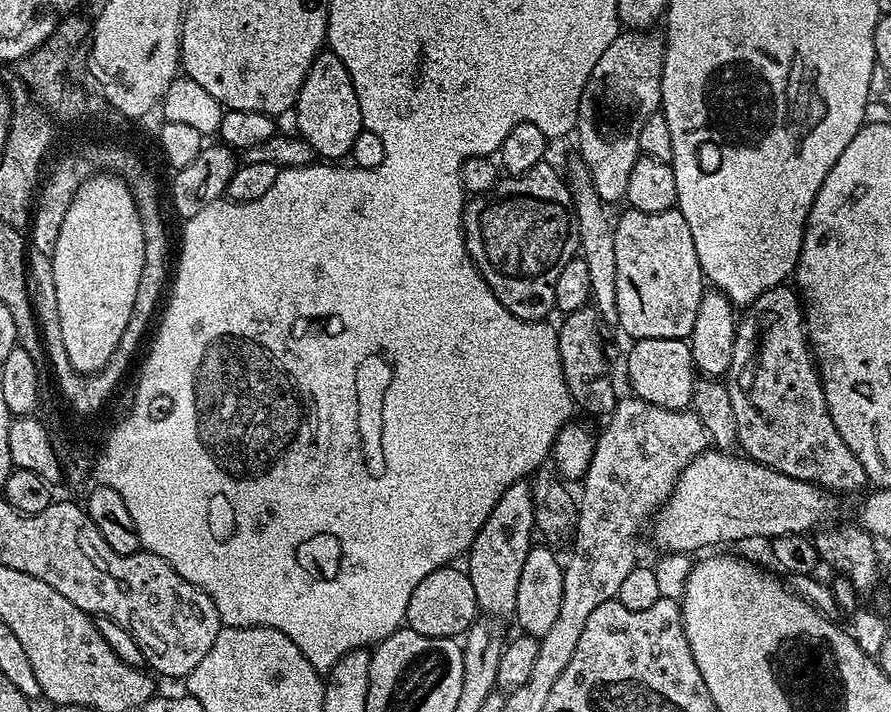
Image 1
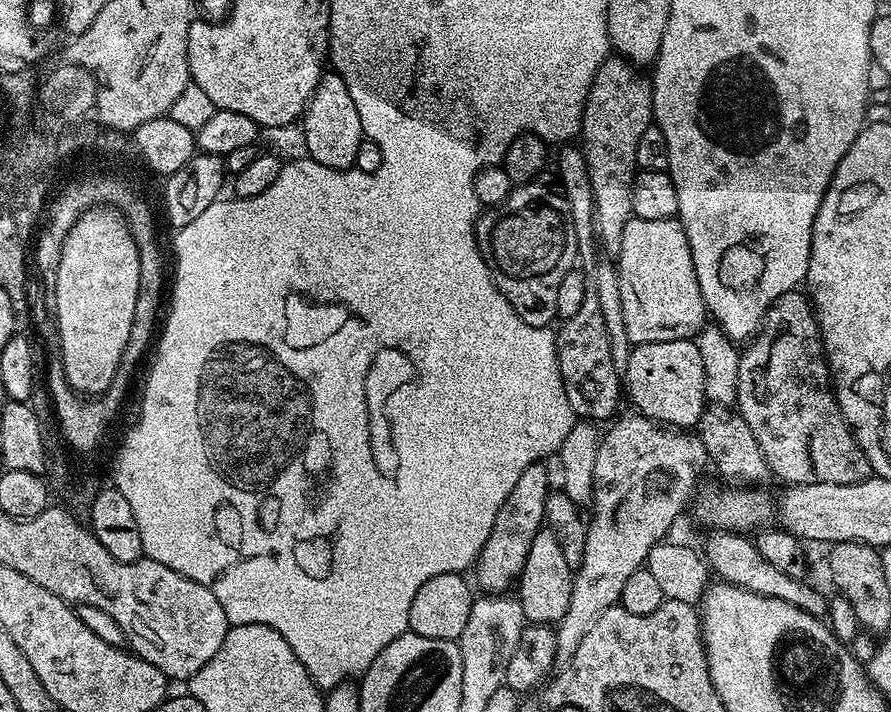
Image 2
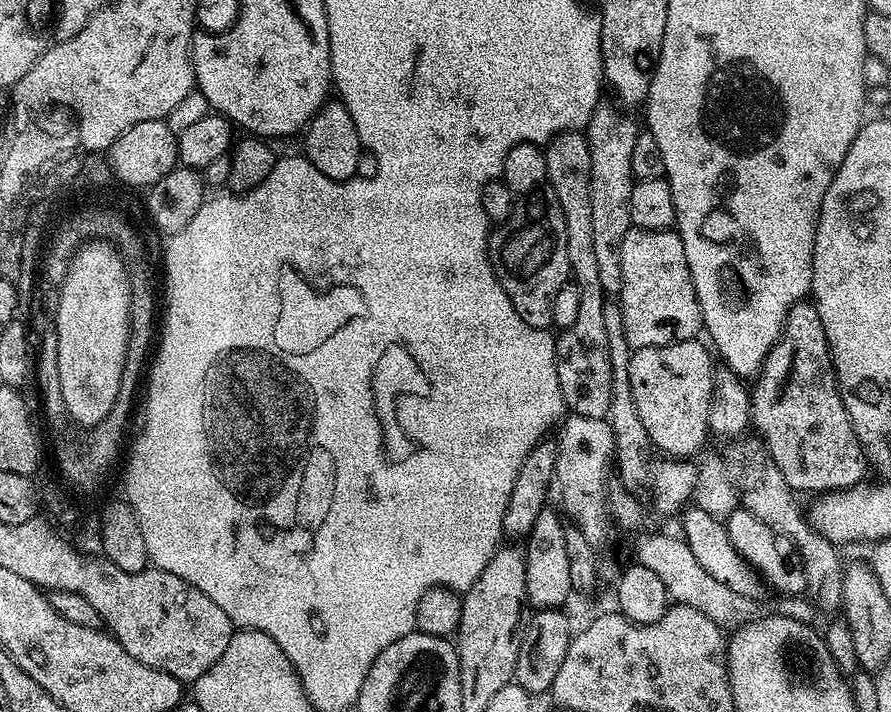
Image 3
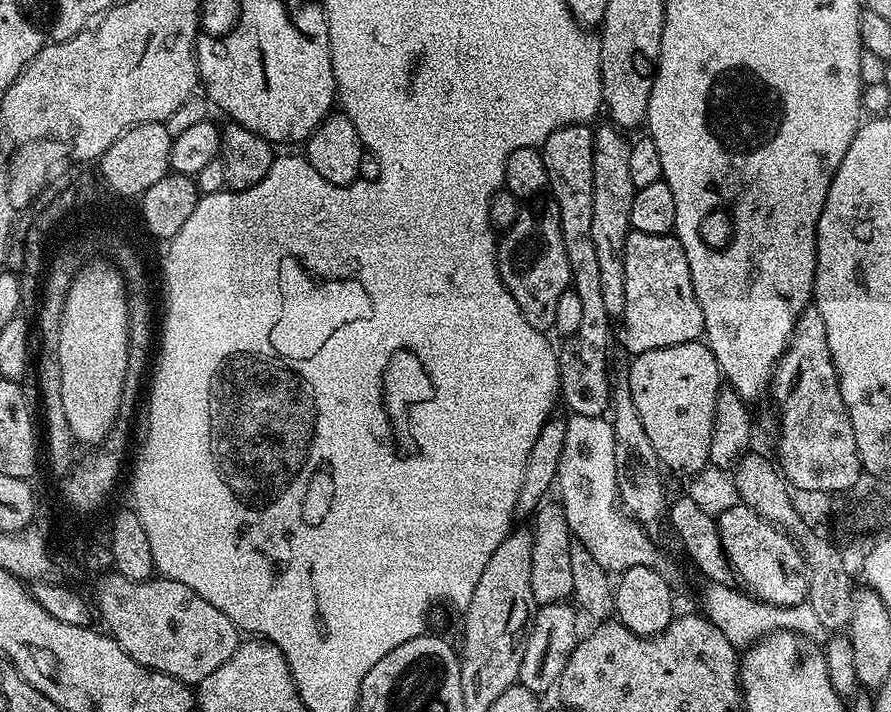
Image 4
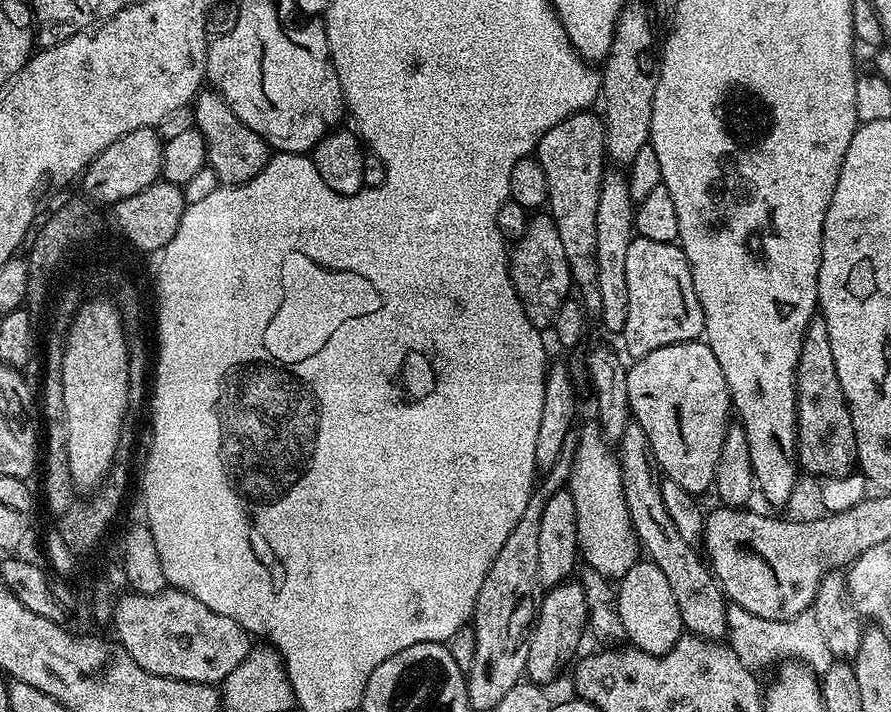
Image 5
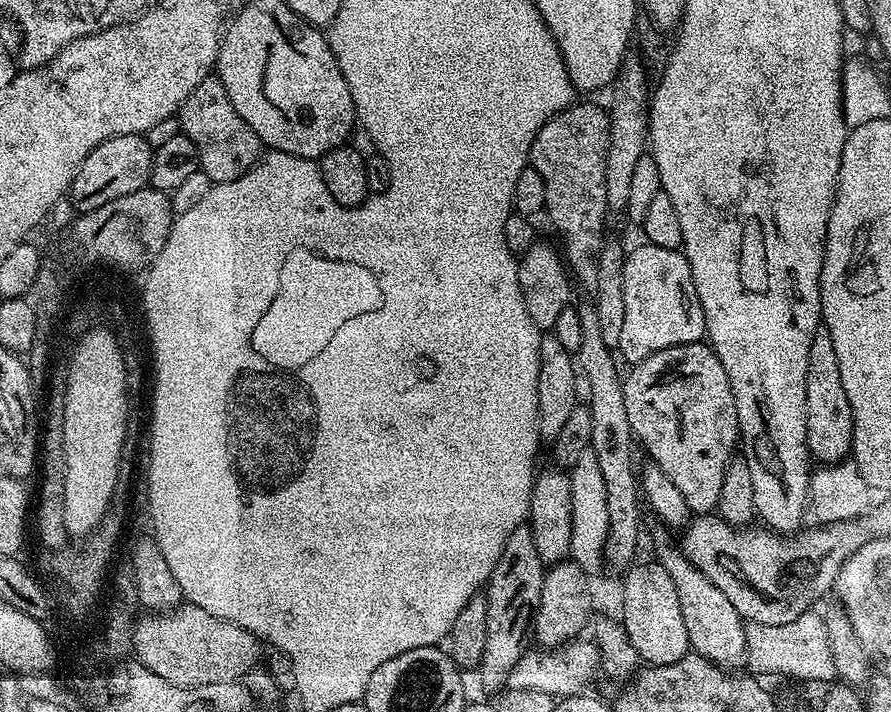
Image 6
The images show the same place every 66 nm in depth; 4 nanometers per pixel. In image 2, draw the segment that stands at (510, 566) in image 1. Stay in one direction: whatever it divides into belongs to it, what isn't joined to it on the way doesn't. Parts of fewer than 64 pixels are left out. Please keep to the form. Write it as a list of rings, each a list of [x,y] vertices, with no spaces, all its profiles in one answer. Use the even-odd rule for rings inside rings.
[[[537,462],[526,466],[514,482],[514,490],[502,502],[502,510],[498,510],[498,518],[494,518],[494,530],[490,530],[490,538],[486,538],[486,546],[478,554],[474,565],[476,580],[474,584],[484,594],[504,594],[508,588],[519,581],[522,574],[522,566],[526,566],[526,554],[530,554],[530,545],[539,534],[540,529],[545,527],[544,510],[546,500],[550,493],[548,486],[548,472],[543,463]]]

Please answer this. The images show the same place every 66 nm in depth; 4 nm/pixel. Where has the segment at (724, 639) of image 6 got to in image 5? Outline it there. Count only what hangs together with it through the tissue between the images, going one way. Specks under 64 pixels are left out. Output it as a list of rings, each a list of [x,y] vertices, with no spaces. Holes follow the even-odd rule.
[[[629,422],[618,442],[618,448],[620,448],[618,465],[620,467],[621,486],[624,488],[624,508],[629,511],[629,520],[632,523],[643,555],[656,564],[658,570],[662,570],[662,574],[666,574],[666,582],[670,582],[670,590],[674,590],[674,602],[678,602],[678,614],[682,618],[685,629],[691,635],[703,636],[705,640],[719,641],[723,637],[720,635],[725,635],[728,632],[726,597],[720,585],[716,583],[712,569],[702,559],[701,553],[693,545],[688,544],[686,538],[682,538],[682,534],[678,534],[670,514],[666,514],[666,502],[662,502],[660,490],[661,477],[658,475],[656,462],[652,458],[650,442],[646,438],[646,430],[642,430],[642,426],[638,426],[635,422]]]

